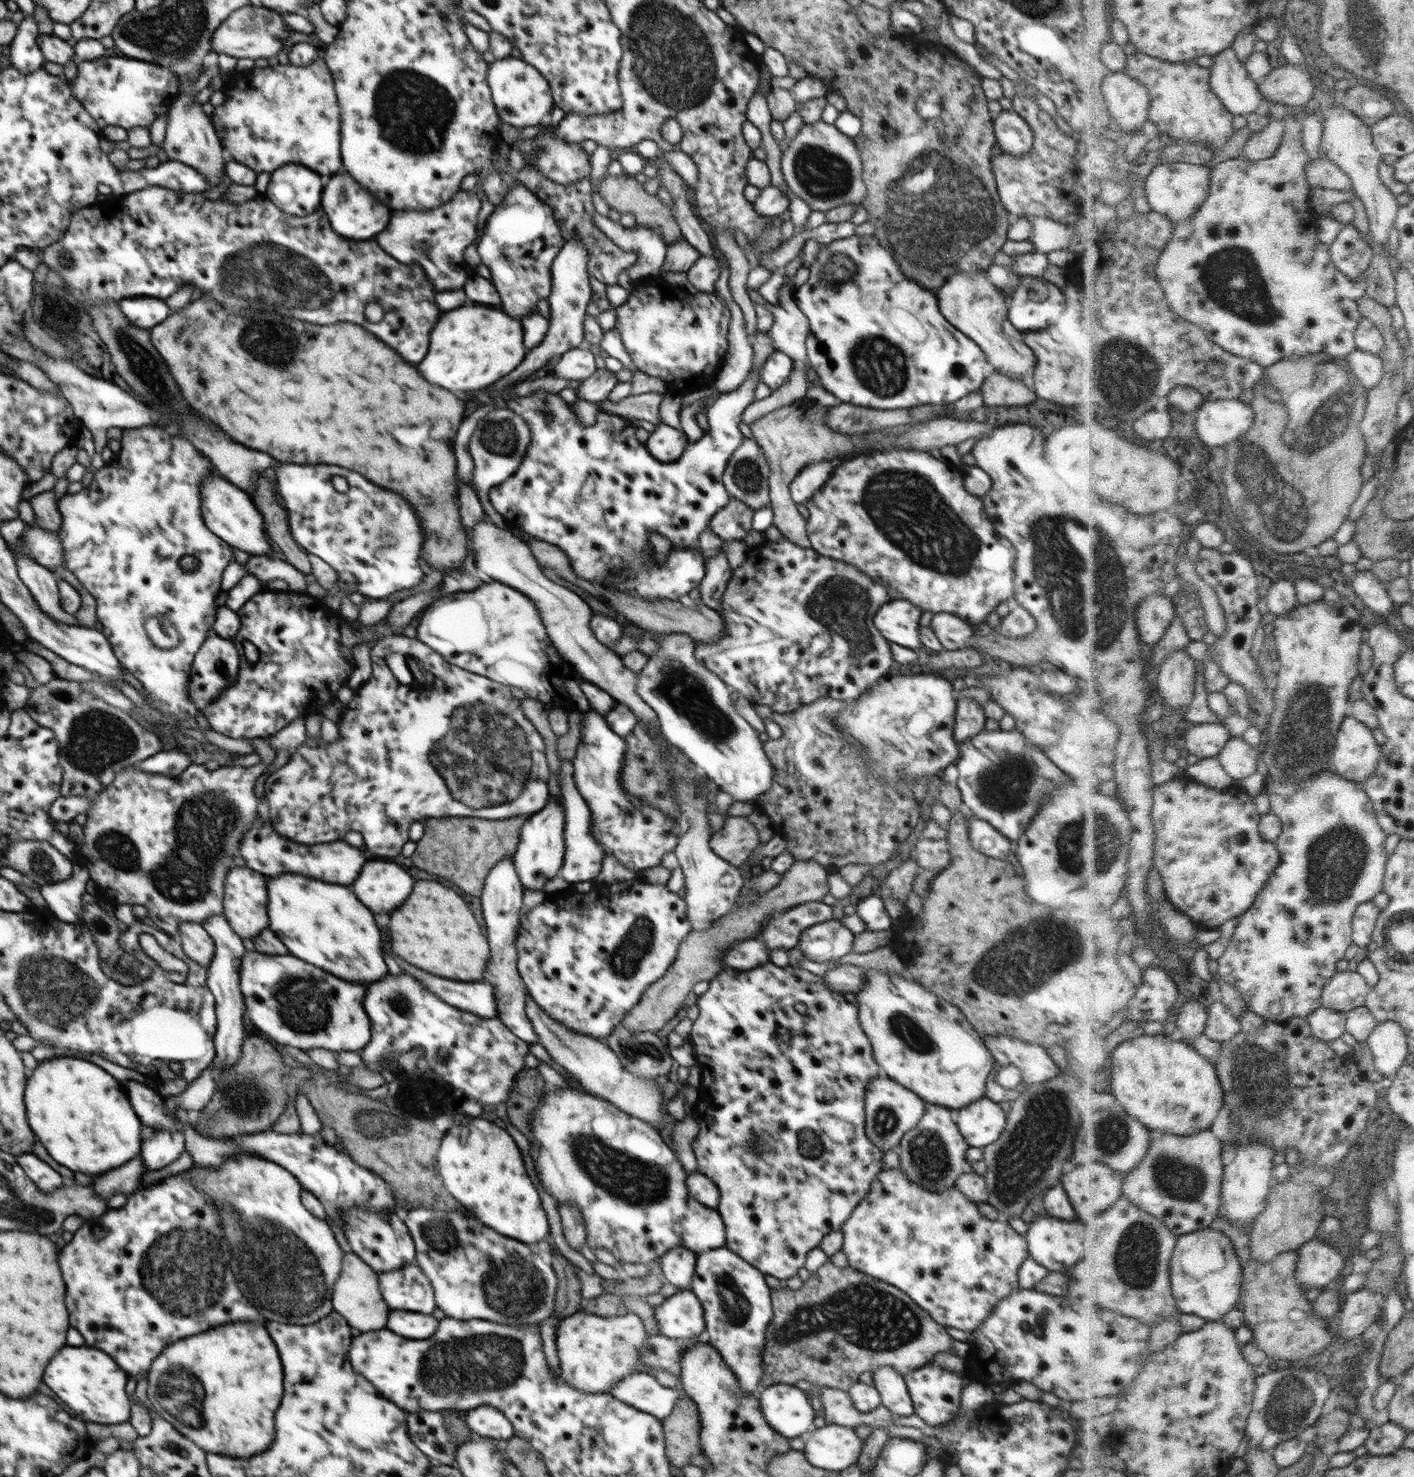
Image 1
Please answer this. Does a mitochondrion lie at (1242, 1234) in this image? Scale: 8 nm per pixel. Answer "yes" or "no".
no

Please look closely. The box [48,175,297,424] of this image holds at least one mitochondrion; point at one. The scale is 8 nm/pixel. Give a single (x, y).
(146, 365)

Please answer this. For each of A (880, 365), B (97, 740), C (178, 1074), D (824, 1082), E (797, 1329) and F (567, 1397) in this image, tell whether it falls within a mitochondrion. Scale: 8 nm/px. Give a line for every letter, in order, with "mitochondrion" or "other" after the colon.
A: mitochondrion
B: mitochondrion
C: other
D: other
E: mitochondrion
F: other

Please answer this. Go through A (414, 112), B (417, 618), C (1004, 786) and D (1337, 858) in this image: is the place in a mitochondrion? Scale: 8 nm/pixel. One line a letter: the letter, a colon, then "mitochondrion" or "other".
A: mitochondrion
B: other
C: mitochondrion
D: mitochondrion

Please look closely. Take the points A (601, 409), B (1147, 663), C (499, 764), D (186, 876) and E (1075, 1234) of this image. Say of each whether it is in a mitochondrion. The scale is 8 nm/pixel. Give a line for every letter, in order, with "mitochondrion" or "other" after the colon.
A: other
B: other
C: mitochondrion
D: mitochondrion
E: other

